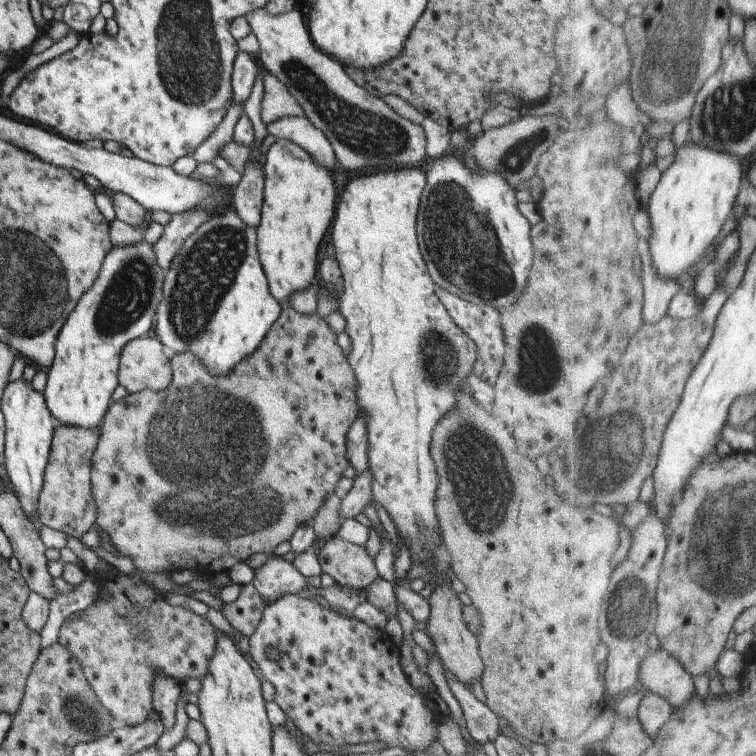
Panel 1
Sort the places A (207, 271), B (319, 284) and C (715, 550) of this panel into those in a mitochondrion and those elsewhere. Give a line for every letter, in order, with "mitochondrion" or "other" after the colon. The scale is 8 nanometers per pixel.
A: mitochondrion
B: other
C: mitochondrion

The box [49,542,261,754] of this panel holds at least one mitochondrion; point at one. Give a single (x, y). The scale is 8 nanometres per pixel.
(81, 715)

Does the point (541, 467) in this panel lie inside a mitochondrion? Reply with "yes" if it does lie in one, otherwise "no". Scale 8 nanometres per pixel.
no

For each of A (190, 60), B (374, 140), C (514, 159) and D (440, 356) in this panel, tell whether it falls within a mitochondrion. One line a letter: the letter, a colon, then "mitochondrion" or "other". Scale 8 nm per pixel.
A: mitochondrion
B: mitochondrion
C: mitochondrion
D: mitochondrion

